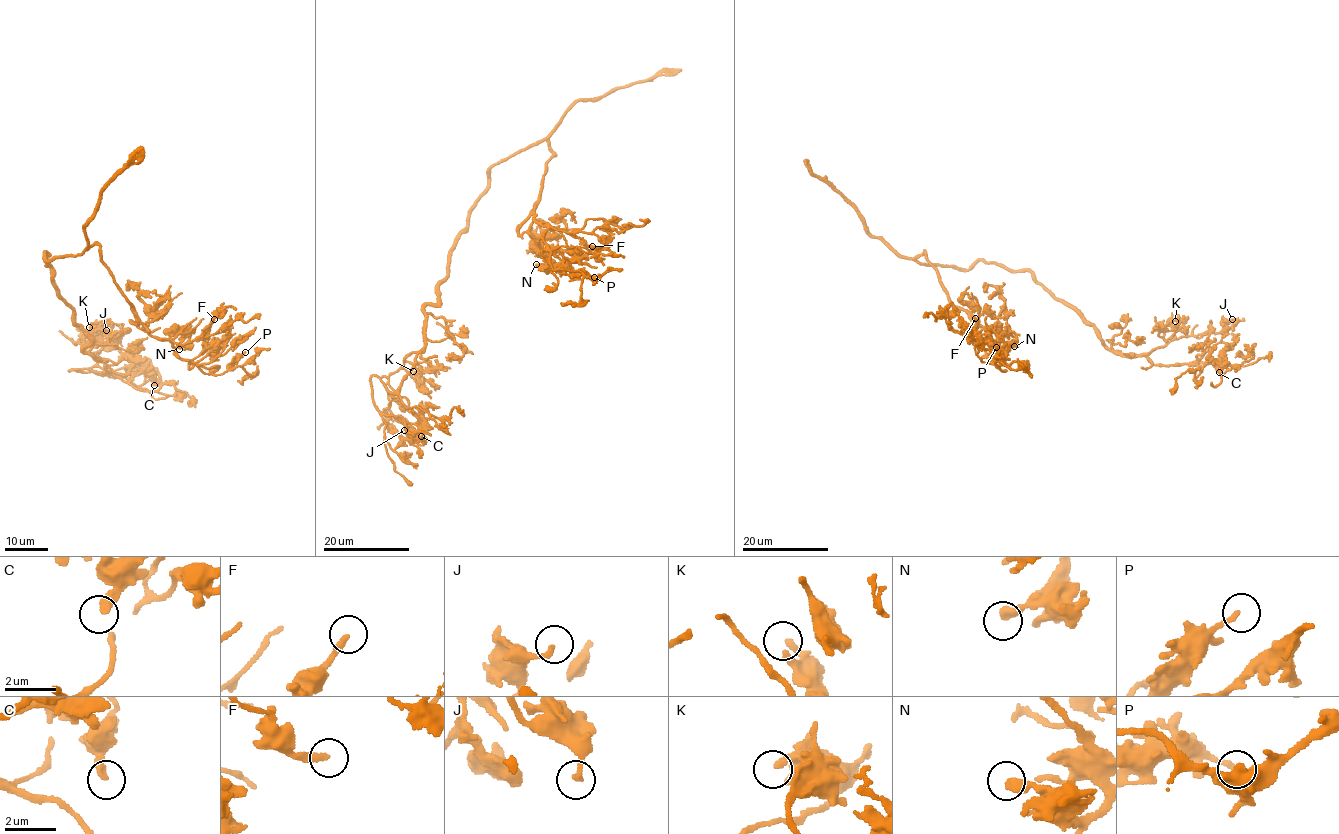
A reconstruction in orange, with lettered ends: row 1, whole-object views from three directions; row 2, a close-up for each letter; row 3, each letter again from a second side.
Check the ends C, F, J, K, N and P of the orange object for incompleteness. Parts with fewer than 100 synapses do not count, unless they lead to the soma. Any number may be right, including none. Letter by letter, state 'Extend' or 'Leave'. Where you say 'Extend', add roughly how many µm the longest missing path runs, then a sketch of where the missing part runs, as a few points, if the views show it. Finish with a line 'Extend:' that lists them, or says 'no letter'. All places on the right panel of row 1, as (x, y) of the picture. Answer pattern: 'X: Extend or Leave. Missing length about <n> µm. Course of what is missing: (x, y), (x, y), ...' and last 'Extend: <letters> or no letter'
C: Leave
F: Leave
J: Leave
K: Leave
N: Leave
P: Leave
Extend: no letter

